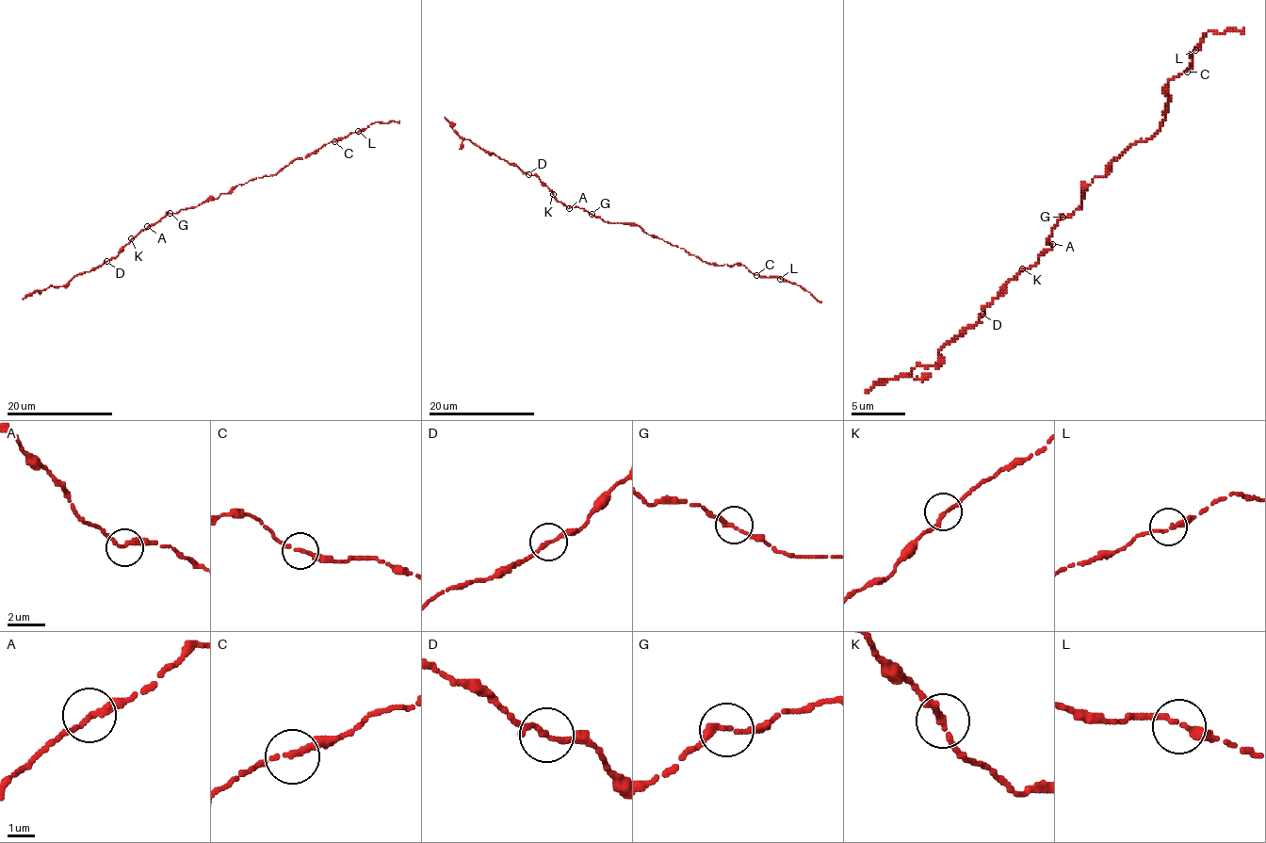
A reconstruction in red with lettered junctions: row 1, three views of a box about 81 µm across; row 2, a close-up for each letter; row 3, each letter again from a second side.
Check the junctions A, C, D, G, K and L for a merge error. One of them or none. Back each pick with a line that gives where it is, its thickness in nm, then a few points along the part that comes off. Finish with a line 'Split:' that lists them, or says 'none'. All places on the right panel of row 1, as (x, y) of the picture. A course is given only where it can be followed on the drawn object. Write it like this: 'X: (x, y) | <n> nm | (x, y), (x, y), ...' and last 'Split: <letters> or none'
Split: none

